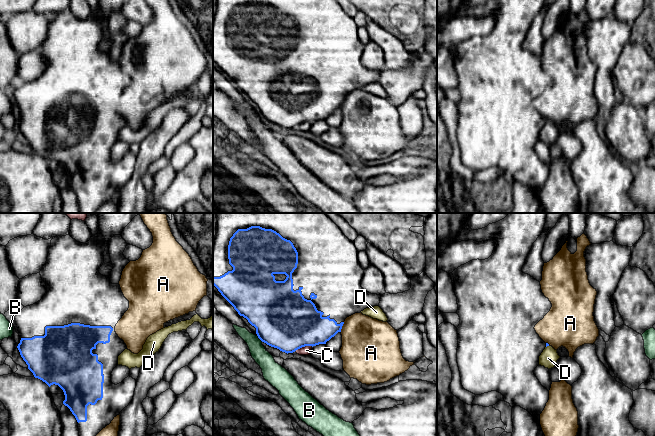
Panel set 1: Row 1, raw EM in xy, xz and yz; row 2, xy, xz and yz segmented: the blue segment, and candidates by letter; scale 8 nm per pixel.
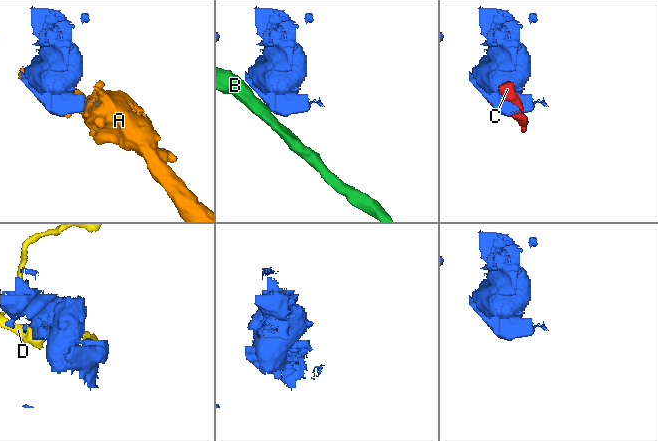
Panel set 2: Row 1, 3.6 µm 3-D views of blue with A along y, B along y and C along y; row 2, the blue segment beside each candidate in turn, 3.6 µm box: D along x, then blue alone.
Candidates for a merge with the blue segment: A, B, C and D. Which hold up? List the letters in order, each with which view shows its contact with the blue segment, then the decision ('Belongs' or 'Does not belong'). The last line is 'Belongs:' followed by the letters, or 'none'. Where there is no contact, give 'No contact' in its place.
A: Touches blue in xz. Does not belong
B: Touches blue in xz. Does not belong
C: Touches blue in xz. Does not belong
D: Touches blue in yz. Does not belong
Belongs: none

